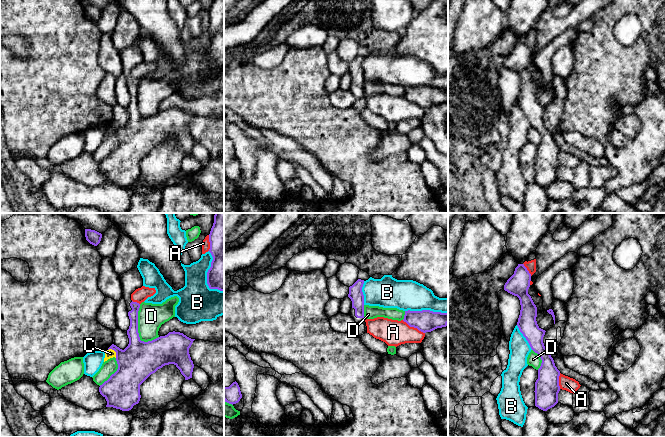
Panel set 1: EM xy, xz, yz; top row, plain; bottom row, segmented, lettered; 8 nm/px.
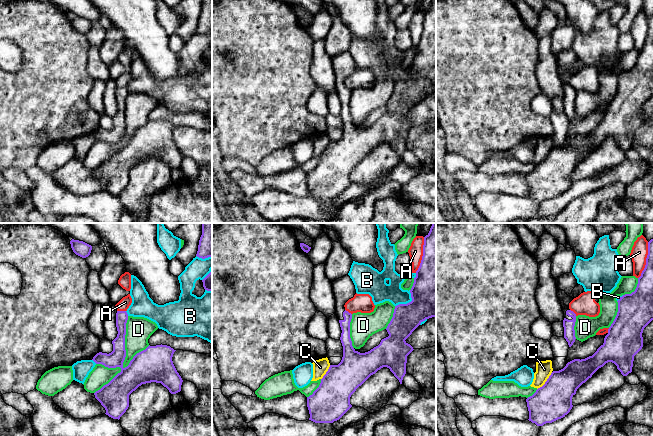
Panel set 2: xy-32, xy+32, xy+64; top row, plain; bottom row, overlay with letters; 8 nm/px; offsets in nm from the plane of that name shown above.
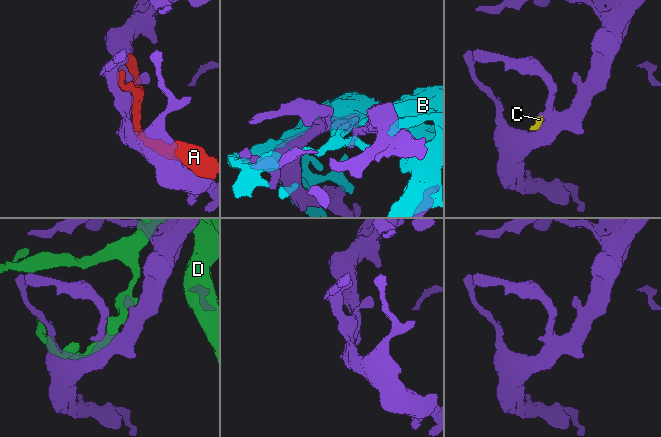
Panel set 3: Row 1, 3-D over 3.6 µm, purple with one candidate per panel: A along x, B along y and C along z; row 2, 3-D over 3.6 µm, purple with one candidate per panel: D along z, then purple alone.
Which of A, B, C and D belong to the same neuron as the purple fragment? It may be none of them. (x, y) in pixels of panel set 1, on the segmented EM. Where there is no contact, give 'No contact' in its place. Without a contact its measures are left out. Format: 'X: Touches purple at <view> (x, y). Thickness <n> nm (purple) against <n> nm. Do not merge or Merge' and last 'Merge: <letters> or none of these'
A: Touches purple at xz (413, 326). Thickness 180 nm (purple) against 200 nm. Do not merge
B: Touches purple at xz (426, 310). Thickness 180 nm (purple) against 240 nm. Do not merge
C: Touches purple at xy (115, 351). Thickness 300 nm (purple) against 70 nm. Do not merge
D: Touches purple at xy (137, 327). Thickness 280 nm (purple) against 200 nm. Do not merge
Merge: none of these

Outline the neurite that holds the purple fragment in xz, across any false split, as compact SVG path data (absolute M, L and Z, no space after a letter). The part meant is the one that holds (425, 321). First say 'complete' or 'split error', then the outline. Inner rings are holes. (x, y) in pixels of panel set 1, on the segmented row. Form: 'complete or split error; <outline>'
complete; M430 310L405 311L404 322L410 327L417 328L426 333L437 328L446 327L448 324L448 313L433 312Z

